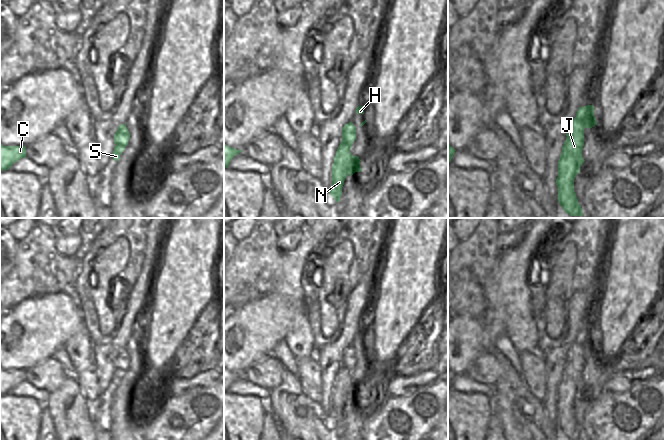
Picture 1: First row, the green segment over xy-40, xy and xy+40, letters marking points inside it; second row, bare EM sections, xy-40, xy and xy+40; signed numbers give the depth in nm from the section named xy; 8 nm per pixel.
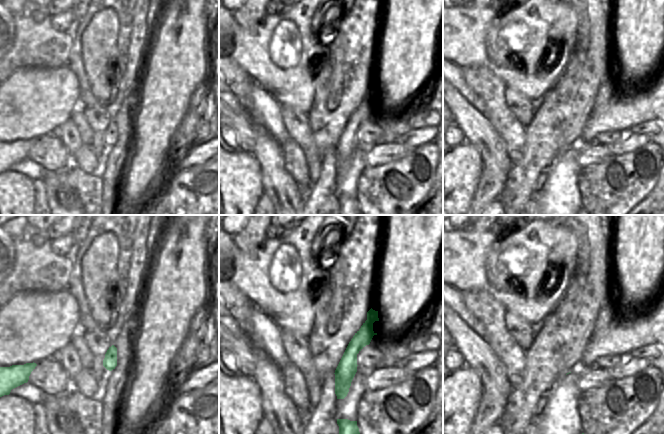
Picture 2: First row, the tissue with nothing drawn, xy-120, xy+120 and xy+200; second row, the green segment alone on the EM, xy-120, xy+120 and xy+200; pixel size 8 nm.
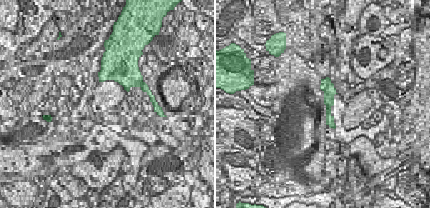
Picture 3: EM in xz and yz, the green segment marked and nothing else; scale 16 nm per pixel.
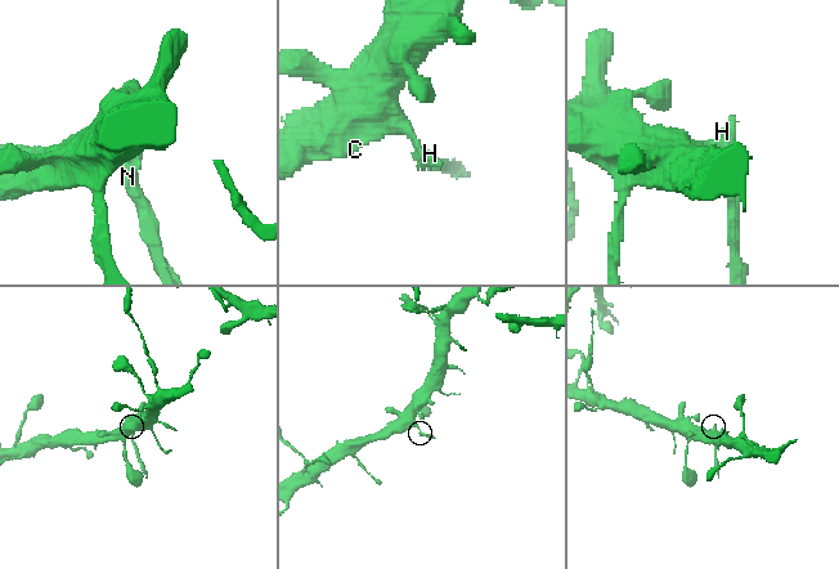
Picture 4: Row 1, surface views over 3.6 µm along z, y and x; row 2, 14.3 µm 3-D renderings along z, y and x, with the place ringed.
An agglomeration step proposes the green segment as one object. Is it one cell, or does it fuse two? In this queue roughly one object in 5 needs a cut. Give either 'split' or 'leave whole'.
split

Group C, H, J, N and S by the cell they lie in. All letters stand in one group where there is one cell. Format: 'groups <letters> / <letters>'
groups C / H J N S

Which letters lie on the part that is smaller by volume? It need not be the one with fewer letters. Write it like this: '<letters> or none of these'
H, J, N, S

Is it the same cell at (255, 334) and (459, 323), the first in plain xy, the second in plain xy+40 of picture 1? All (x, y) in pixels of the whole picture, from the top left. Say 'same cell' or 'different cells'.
same cell

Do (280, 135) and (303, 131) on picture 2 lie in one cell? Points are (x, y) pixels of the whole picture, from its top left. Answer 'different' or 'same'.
different

